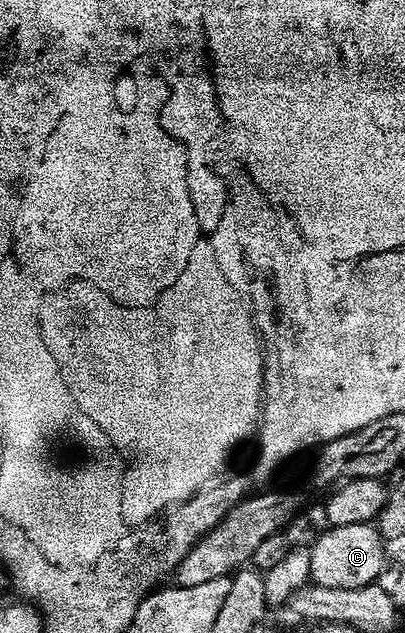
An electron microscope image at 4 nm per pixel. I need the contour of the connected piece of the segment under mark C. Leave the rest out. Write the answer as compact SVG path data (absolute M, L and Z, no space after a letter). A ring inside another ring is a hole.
M347 525L334 527L321 535L310 550L312 582L327 589L363 589L374 586L385 571L387 543L376 526Z

